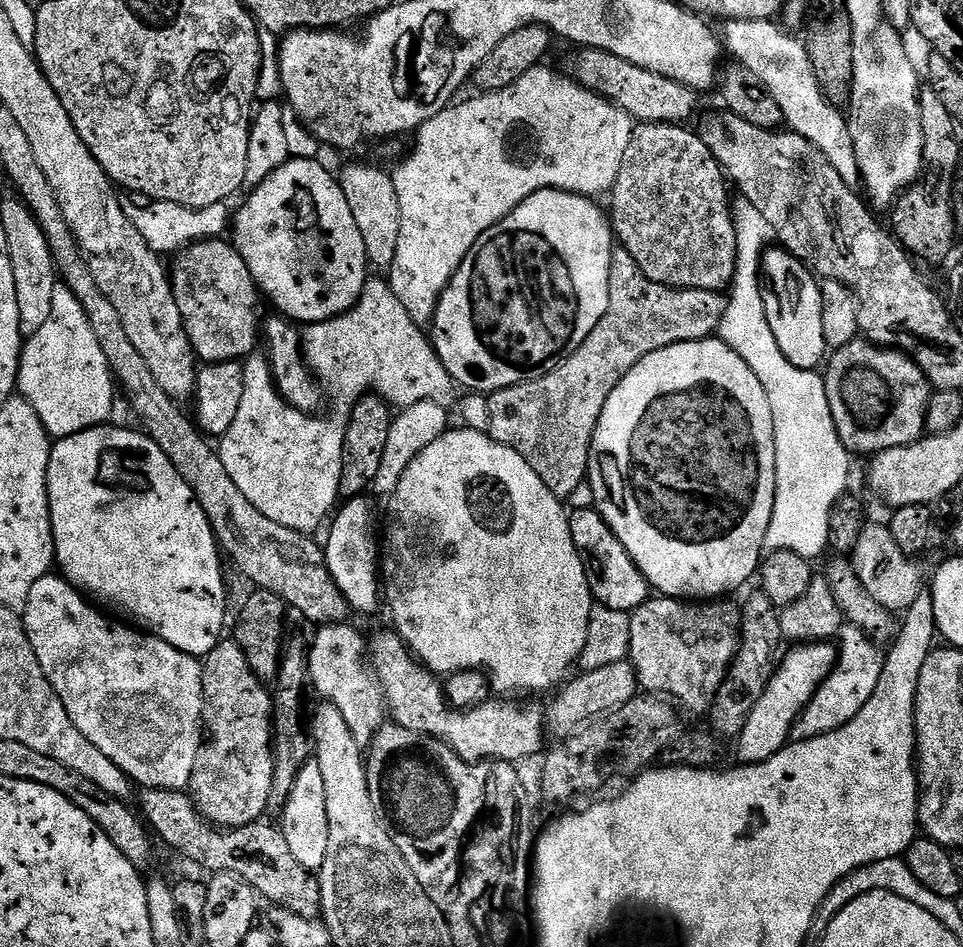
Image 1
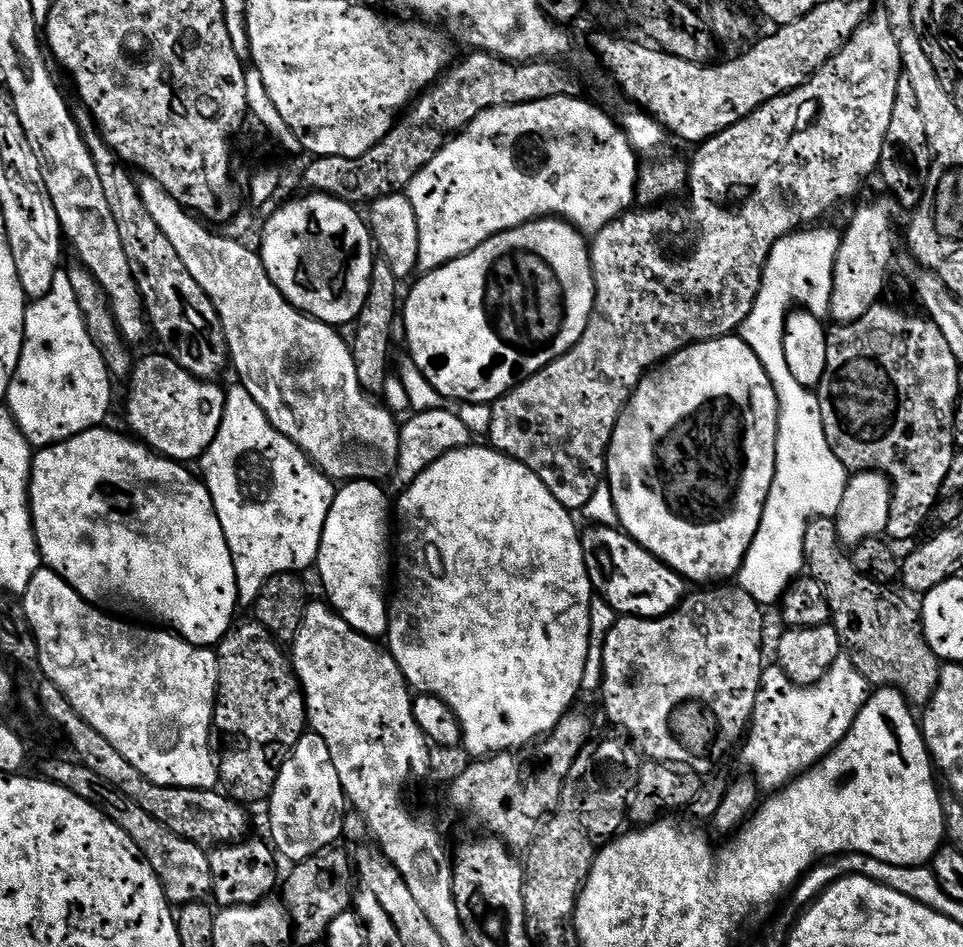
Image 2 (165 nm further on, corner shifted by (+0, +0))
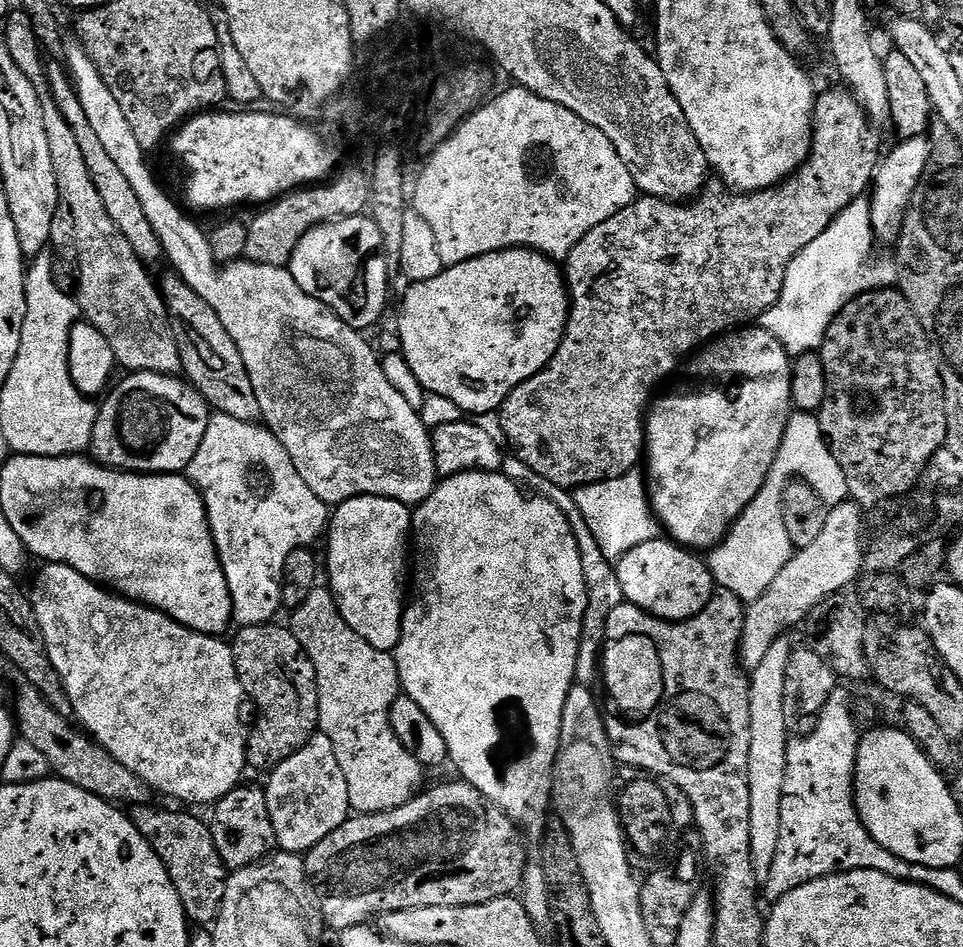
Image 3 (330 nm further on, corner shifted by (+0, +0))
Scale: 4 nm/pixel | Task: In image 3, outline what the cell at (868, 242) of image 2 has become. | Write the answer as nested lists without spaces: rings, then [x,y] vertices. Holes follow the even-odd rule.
[[[927,135],[915,136],[909,140],[900,140],[892,149],[883,153],[882,159],[876,165],[870,189],[870,222],[872,233],[877,241],[899,241],[900,231],[904,229],[904,214],[908,211],[914,190],[922,178],[928,165],[928,158],[932,153],[932,145],[928,142]]]

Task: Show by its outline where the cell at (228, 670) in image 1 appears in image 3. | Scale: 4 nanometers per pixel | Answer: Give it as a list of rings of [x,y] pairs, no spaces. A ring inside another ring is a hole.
[[[279,623],[259,624],[254,628],[240,628],[236,640],[231,641],[234,662],[238,678],[244,687],[245,697],[256,703],[260,717],[256,720],[256,729],[251,729],[247,737],[248,764],[251,767],[273,770],[280,763],[286,762],[298,750],[302,750],[313,735],[318,732],[320,707],[318,706],[318,682],[312,659],[304,653],[304,647],[298,642],[291,627],[279,628]]]

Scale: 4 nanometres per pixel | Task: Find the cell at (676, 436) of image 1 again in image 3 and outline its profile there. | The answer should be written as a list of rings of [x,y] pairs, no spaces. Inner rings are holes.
[[[744,326],[733,330],[709,343],[703,350],[697,351],[691,357],[692,365],[688,368],[688,389],[685,392],[672,392],[660,401],[649,407],[646,413],[644,426],[644,443],[646,445],[646,483],[648,485],[648,498],[652,502],[652,510],[660,522],[661,529],[675,543],[689,550],[711,550],[727,536],[732,524],[754,502],[754,498],[762,490],[766,478],[770,474],[770,466],[774,466],[774,458],[778,454],[778,446],[782,442],[782,434],[788,425],[788,418],[793,411],[792,407],[792,360],[789,349],[774,338],[766,329],[759,326]]]

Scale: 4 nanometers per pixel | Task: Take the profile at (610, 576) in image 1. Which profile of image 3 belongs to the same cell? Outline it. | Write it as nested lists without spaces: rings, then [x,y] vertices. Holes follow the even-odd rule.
[[[657,538],[634,546],[625,556],[615,561],[618,582],[622,582],[625,601],[638,606],[660,620],[689,620],[704,609],[714,591],[712,572],[695,551],[668,538]]]

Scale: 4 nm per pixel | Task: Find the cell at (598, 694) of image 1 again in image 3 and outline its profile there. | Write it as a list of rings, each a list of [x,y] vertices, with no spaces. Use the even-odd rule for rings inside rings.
[[[463,782],[456,784],[440,784],[437,788],[429,787],[413,796],[410,802],[389,812],[370,812],[367,814],[352,814],[344,824],[338,826],[332,834],[327,834],[316,846],[310,849],[303,857],[304,869],[308,872],[309,881],[314,889],[314,895],[320,905],[320,912],[324,916],[324,923],[329,929],[343,930],[353,928],[359,924],[368,924],[384,912],[414,910],[416,907],[430,906],[478,906],[479,903],[490,902],[491,899],[511,896],[524,883],[524,869],[530,863],[529,849],[526,847],[525,837],[516,823],[510,817],[499,812],[497,808],[485,800],[482,793],[474,786]]]

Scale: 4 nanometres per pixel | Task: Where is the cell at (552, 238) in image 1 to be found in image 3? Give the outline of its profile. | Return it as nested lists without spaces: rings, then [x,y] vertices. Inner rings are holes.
[[[504,248],[461,264],[450,264],[438,278],[409,287],[400,304],[400,351],[425,393],[450,398],[465,414],[496,412],[522,382],[554,358],[568,325],[570,293],[561,265],[532,248]]]

